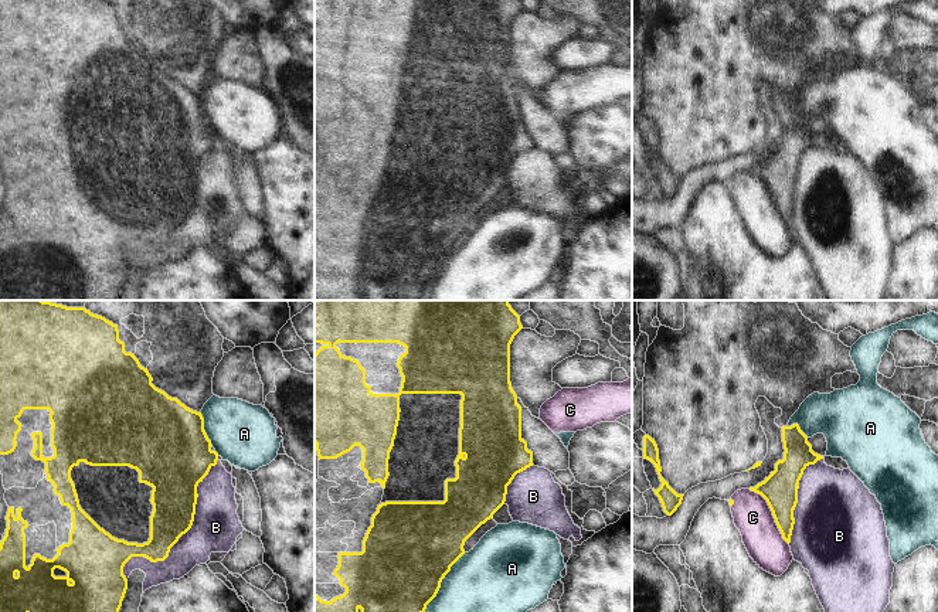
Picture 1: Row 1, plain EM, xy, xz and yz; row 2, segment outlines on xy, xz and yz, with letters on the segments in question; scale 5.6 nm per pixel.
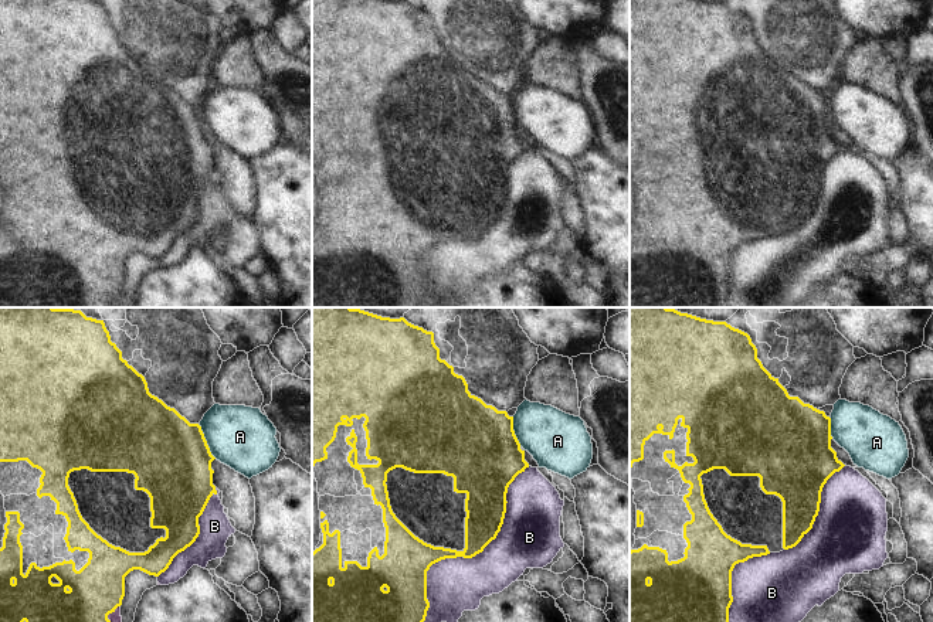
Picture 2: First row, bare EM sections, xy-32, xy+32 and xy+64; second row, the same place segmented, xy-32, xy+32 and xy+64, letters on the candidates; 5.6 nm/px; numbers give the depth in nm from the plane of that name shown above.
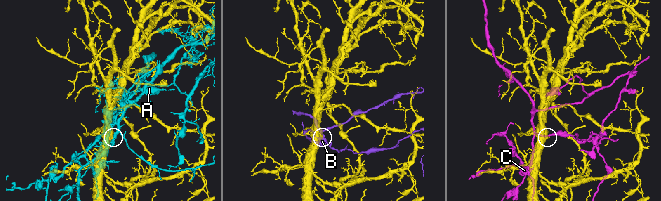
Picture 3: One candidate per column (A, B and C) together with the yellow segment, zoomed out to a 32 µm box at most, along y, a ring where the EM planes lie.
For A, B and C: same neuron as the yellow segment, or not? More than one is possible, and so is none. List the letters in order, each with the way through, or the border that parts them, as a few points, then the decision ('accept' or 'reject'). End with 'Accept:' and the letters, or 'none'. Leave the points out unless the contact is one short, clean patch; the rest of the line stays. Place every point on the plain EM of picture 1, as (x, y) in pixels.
A: reject
B: reject
C: along yz (748, 172), (765, 183), (781, 220), (788, 227) | reject
Accept: none

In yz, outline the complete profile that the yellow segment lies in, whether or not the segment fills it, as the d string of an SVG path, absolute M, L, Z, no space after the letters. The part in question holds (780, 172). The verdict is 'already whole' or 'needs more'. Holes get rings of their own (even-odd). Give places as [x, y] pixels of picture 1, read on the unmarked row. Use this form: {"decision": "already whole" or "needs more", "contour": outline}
{"decision": "already whole", "contour": "M798 106L782 109L782 125L784 142L775 146L775 153L764 164L750 173L767 183L782 221L789 227L795 207L793 193L798 186L799 163L803 153L823 139L812 133L808 119Z"}

